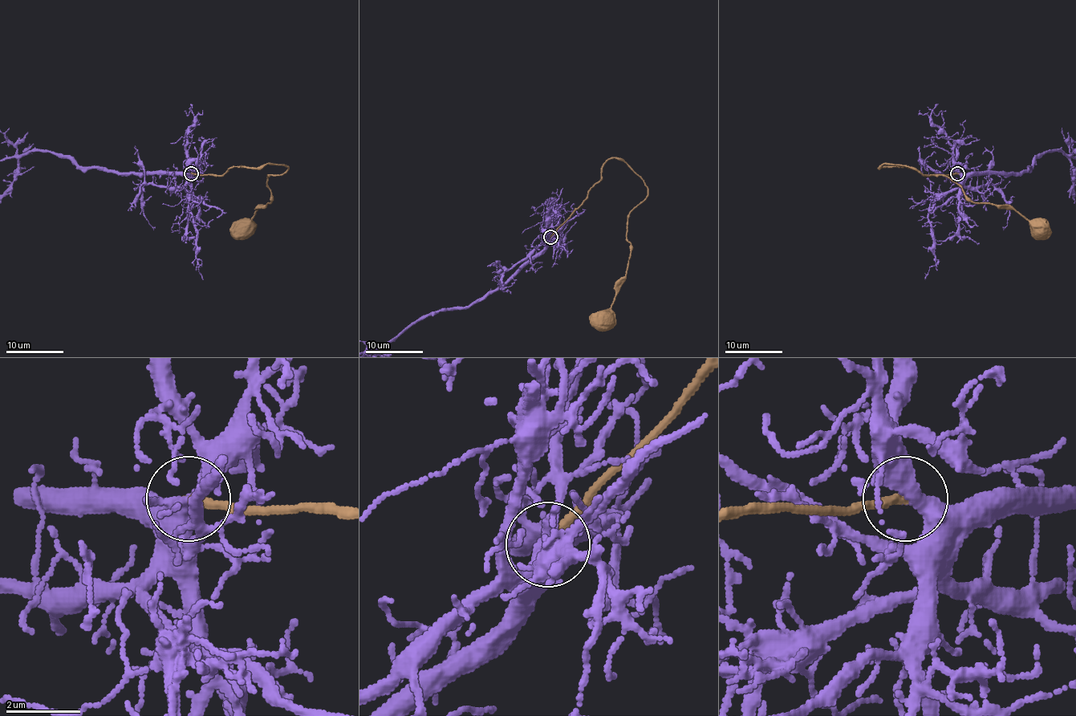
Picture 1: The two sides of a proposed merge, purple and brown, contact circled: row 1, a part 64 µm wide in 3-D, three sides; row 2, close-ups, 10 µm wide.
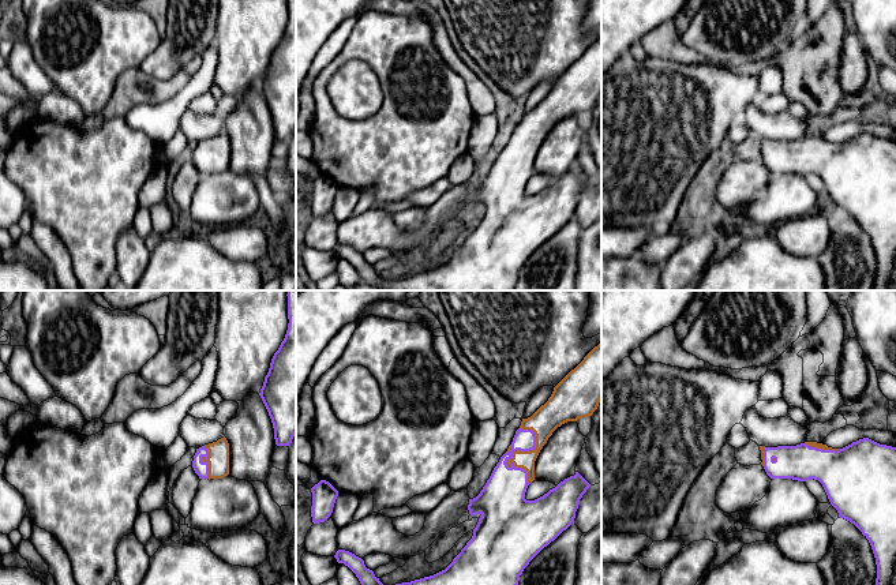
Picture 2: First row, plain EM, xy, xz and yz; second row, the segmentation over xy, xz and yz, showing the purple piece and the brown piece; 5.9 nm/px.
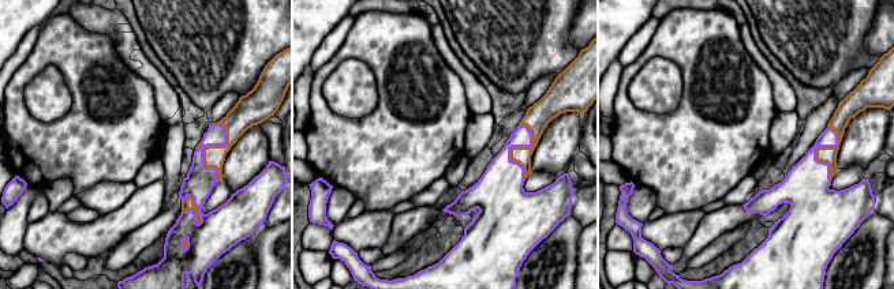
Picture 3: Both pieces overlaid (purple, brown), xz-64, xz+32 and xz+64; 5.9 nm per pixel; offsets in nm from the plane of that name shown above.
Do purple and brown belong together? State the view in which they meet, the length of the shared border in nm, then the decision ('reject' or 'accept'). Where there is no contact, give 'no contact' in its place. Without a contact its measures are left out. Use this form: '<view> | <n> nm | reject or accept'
xz | 340 nm | accept

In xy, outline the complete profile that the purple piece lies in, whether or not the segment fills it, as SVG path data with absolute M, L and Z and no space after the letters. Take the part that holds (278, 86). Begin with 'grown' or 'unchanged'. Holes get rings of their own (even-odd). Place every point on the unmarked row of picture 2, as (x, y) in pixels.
unchanged; M288 0L288 25L274 48L260 83L277 140L289 140L296 130L296 0Z

